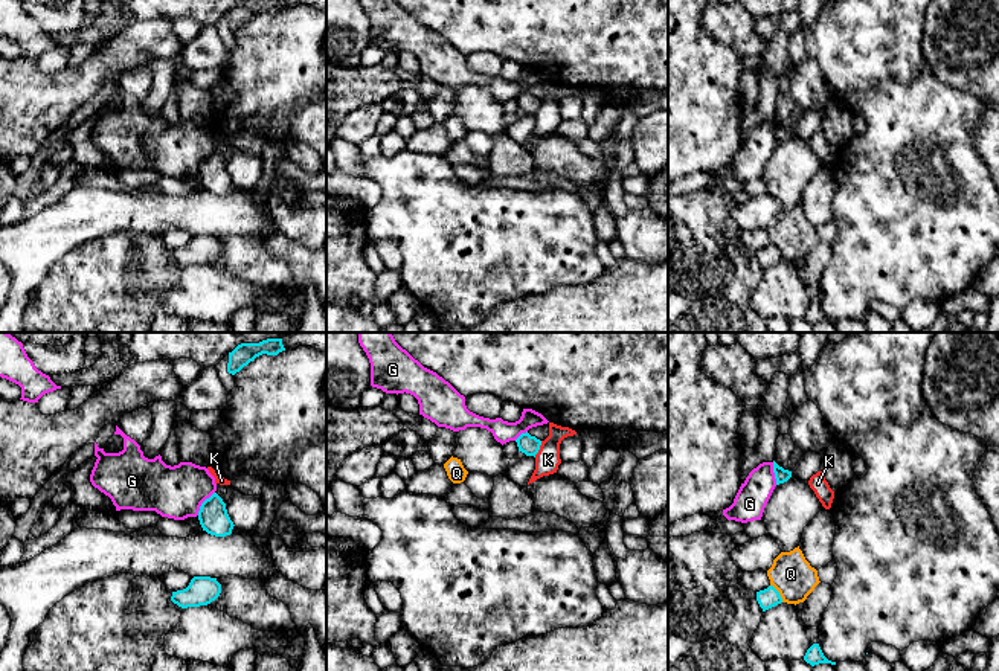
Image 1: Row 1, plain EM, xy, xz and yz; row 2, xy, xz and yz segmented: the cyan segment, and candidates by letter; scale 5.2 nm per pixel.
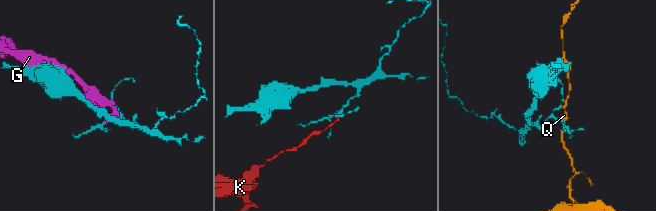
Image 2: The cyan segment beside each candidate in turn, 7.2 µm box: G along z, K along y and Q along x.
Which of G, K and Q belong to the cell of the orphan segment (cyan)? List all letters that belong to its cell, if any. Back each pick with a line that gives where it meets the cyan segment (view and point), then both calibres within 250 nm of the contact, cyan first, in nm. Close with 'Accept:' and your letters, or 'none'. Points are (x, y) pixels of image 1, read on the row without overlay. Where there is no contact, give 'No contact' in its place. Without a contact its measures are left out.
Accept: none

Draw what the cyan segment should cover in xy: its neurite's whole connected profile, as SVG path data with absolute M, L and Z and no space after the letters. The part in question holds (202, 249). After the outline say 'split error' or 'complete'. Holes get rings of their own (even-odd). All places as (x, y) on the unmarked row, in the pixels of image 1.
M194 235L183 249L172 250L171 259L181 267L207 264L221 252L217 236Z | complete

